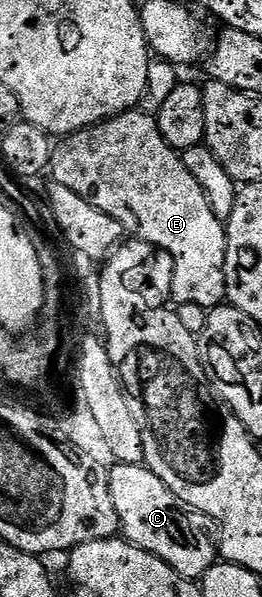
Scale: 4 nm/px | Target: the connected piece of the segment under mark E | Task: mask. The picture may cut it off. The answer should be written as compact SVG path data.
M134 109L127 112L126 115L116 115L113 119L106 119L105 122L99 123L95 127L84 127L82 131L77 131L74 135L64 136L53 148L51 179L52 182L59 185L67 185L67 189L75 189L75 193L79 193L79 197L94 203L103 213L107 213L107 217L115 217L115 221L119 221L119 225L123 225L126 232L132 233L136 238L147 241L161 251L167 252L173 258L173 299L178 304L203 305L206 309L212 309L220 307L226 302L225 223L219 217L215 217L215 213L211 213L211 205L207 201L203 189L199 189L199 181L195 181L195 177L191 177L191 173L183 165L180 154L169 147L167 141L163 141L154 116L145 115L142 110Z

